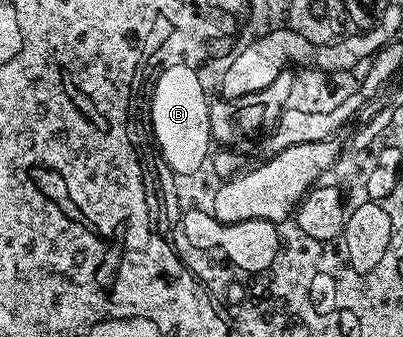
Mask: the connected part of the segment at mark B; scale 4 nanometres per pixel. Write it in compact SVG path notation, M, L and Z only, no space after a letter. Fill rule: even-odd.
M173 70L163 76L159 92L155 92L155 132L159 132L161 144L159 153L166 156L169 162L175 162L178 168L189 170L195 168L197 163L207 164L205 154L205 102L207 99L202 94L197 94L197 76L185 70Z

